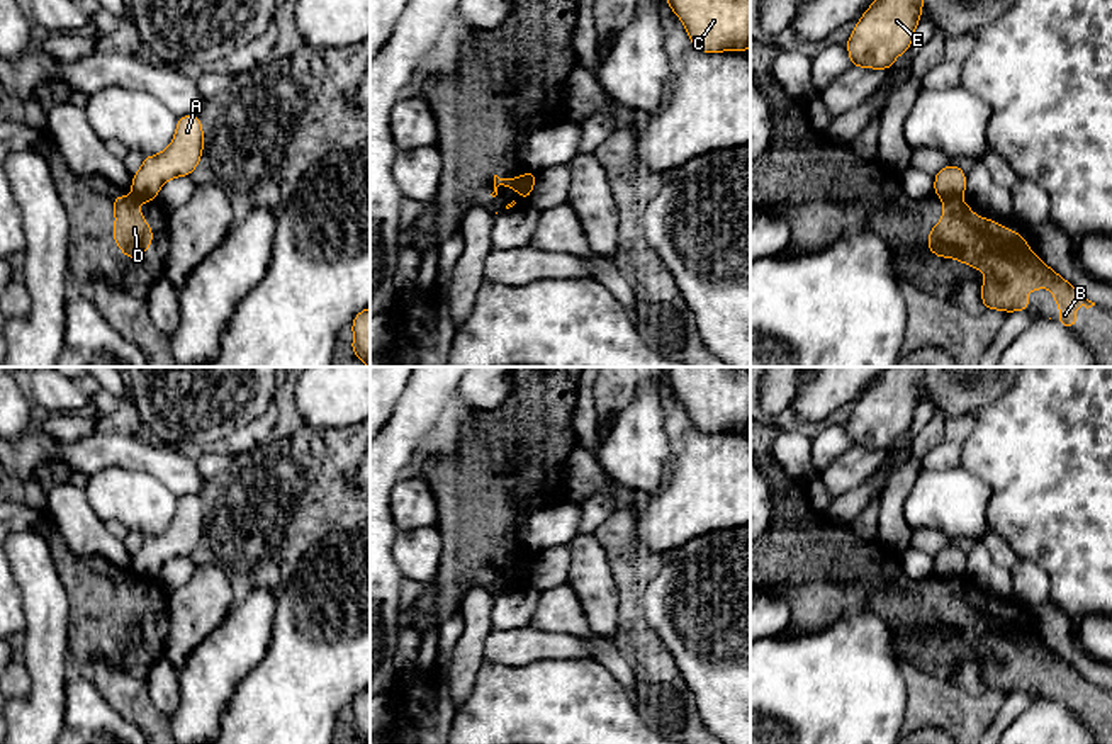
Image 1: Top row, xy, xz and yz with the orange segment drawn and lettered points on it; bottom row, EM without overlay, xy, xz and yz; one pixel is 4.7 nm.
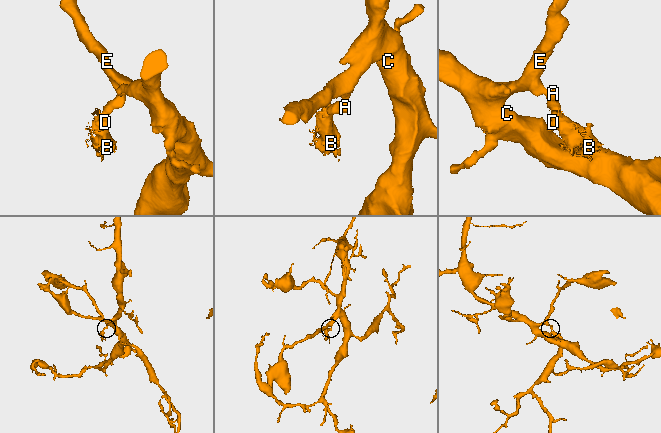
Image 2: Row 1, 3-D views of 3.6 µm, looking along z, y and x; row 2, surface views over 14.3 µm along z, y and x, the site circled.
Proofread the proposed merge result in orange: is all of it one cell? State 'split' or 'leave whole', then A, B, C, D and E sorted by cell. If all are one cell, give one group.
split | A C E / B D

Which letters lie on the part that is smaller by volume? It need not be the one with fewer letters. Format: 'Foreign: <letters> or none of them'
Foreign: B, D

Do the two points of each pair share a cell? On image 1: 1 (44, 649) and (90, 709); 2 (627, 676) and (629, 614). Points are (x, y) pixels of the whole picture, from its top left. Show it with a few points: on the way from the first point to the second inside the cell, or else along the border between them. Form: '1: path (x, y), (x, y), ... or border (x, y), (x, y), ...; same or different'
1: border (67, 680), (63, 719); different
2: border (612, 639), (627, 661), (637, 687); different

